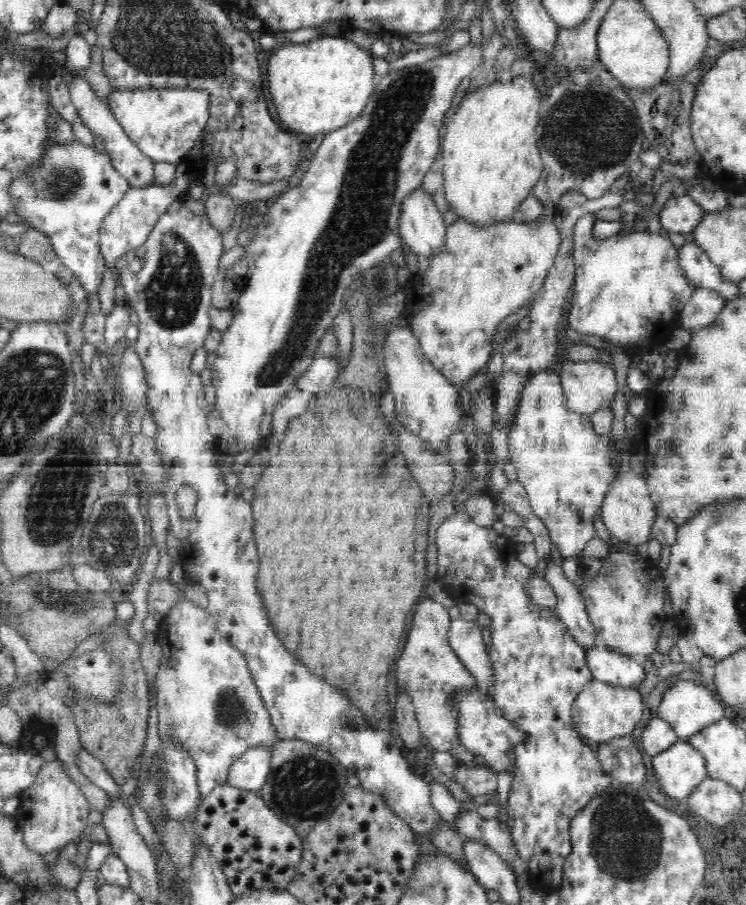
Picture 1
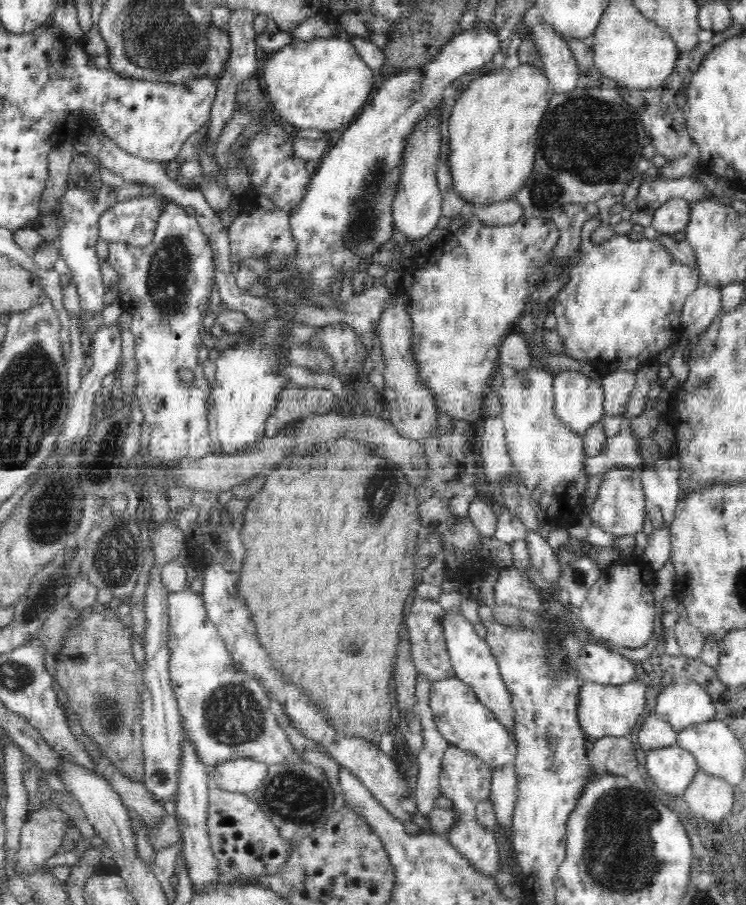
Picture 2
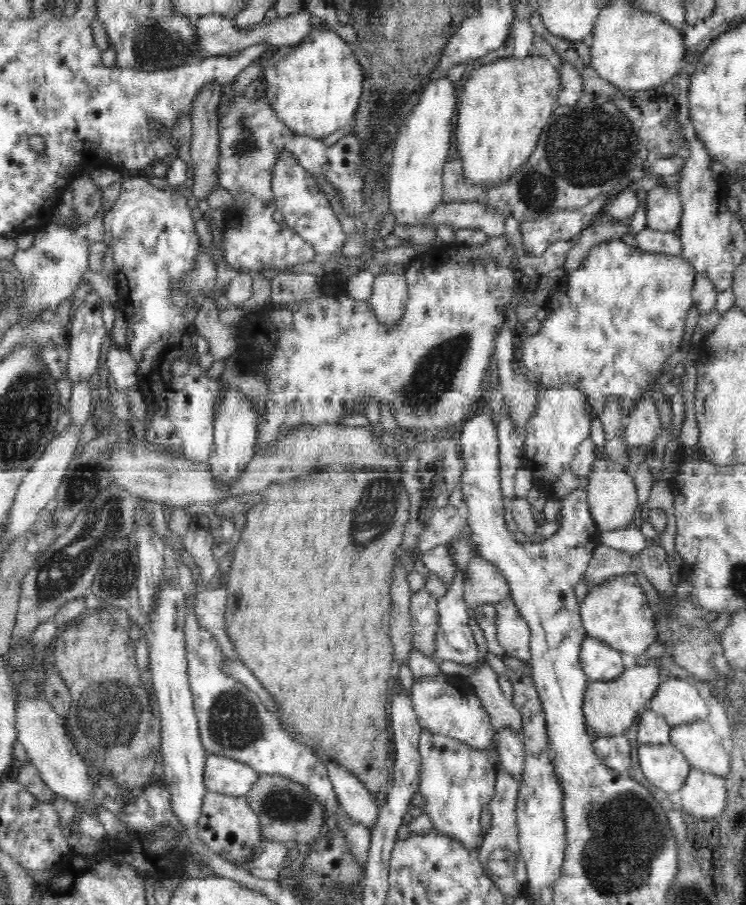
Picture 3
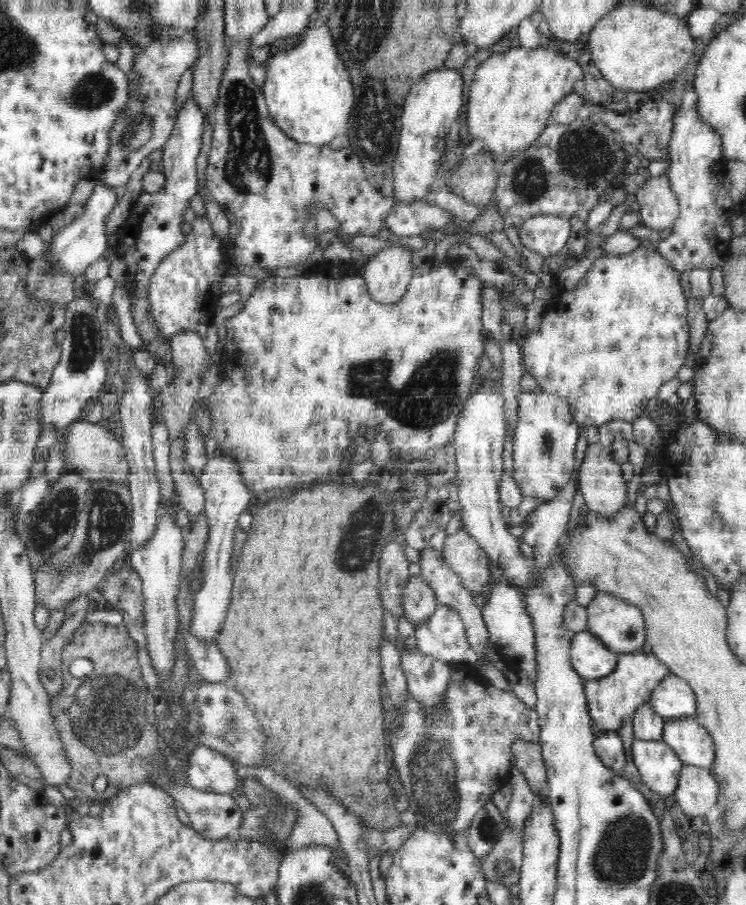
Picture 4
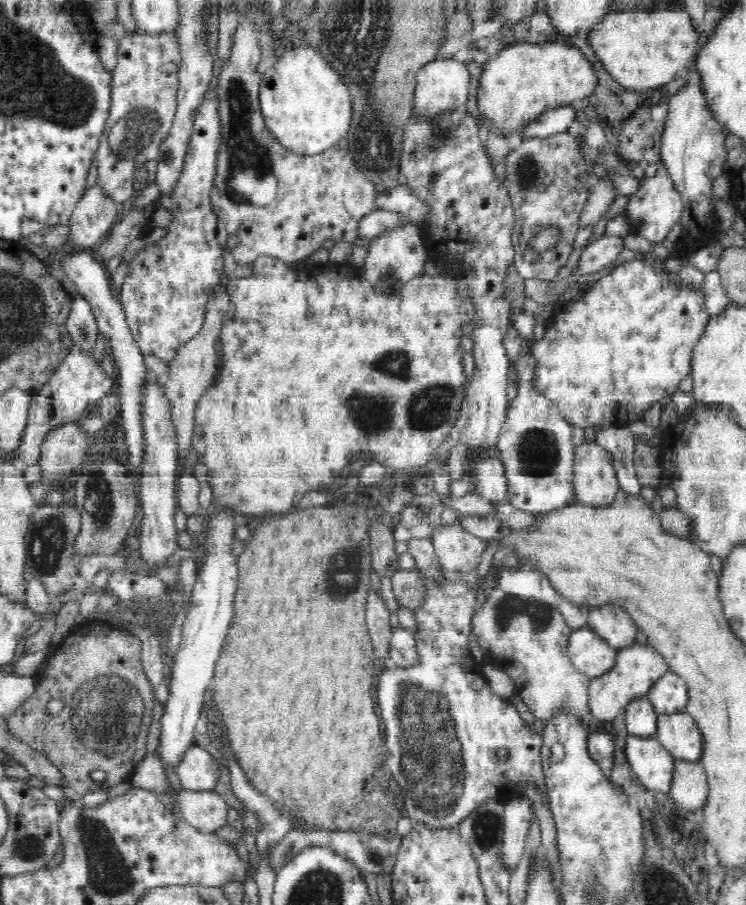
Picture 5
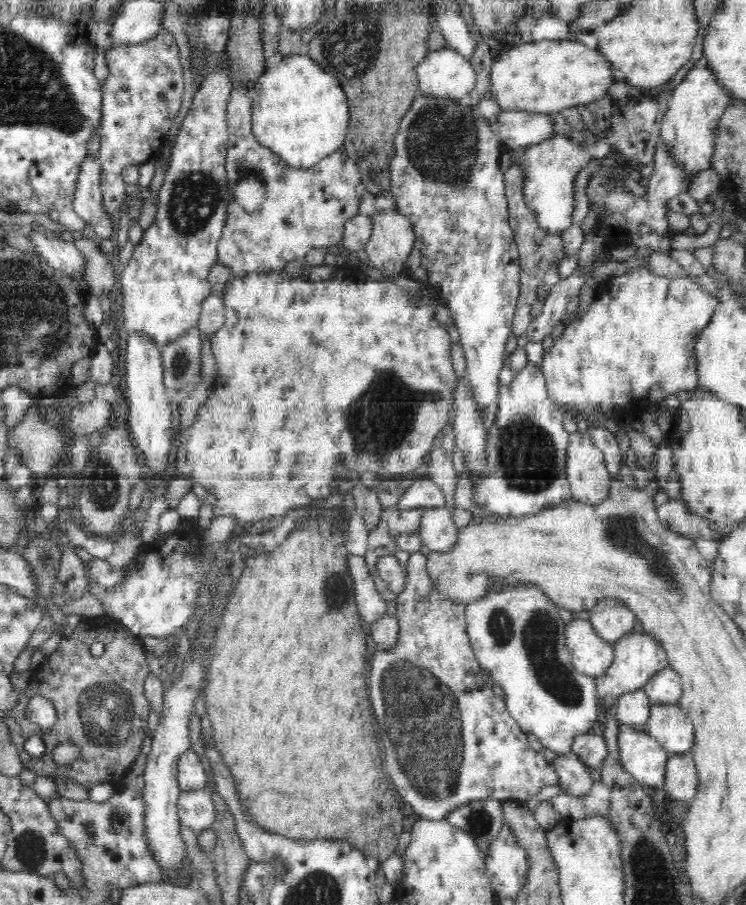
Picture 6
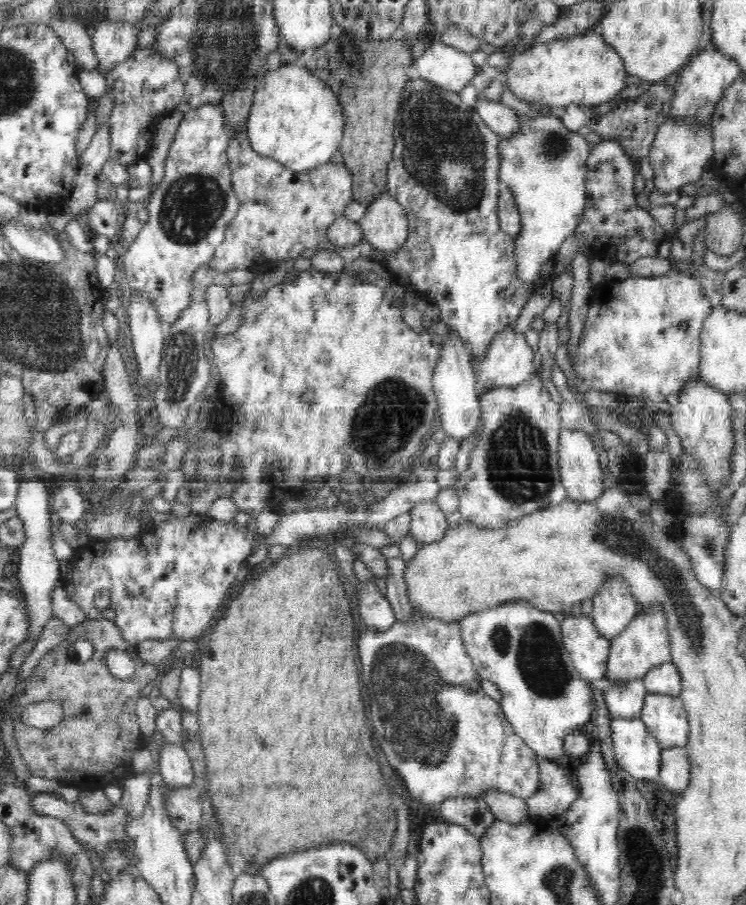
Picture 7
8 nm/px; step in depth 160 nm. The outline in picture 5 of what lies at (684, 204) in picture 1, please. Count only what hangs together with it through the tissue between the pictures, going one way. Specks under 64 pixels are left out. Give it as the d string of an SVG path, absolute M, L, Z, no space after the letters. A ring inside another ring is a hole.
M660 167L652 178L641 181L639 189L629 195L625 215L630 221L629 234L638 234L652 244L666 243L666 235L676 222L679 222L683 211L680 193L676 191L666 167Z

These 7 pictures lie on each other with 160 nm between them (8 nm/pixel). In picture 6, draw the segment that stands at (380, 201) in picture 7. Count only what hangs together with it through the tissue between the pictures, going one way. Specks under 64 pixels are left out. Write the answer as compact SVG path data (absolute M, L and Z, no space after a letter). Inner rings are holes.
M396 211L373 214L370 238L365 244L369 262L393 280L408 267L409 254L417 238L411 220Z

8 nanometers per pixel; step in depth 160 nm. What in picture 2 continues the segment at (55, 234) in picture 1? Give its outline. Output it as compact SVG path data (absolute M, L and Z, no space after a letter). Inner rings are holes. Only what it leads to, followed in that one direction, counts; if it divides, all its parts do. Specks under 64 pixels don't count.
M68 188L68 192L60 198L60 210L66 218L66 224L62 226L60 232L60 253L61 264L68 262L66 269L74 272L72 282L76 282L78 292L80 292L81 314L100 314L105 308L104 305L104 286L102 286L102 274L100 274L100 264L96 262L96 240L99 238L99 218L111 206L116 204L116 192L110 192L108 188L100 188L98 192L88 192L85 188Z

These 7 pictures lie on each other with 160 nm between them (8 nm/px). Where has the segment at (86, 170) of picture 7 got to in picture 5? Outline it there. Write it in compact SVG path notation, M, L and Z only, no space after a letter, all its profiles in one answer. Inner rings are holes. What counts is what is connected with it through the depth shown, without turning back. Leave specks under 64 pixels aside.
M100 185L87 188L70 216L67 248L94 251L118 222L118 203Z

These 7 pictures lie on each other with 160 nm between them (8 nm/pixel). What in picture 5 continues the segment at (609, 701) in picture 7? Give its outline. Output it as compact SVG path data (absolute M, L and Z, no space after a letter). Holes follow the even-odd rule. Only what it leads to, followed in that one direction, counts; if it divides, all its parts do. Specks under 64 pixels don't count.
M647 696L630 701L624 711L628 735L650 737L656 734L658 714Z

